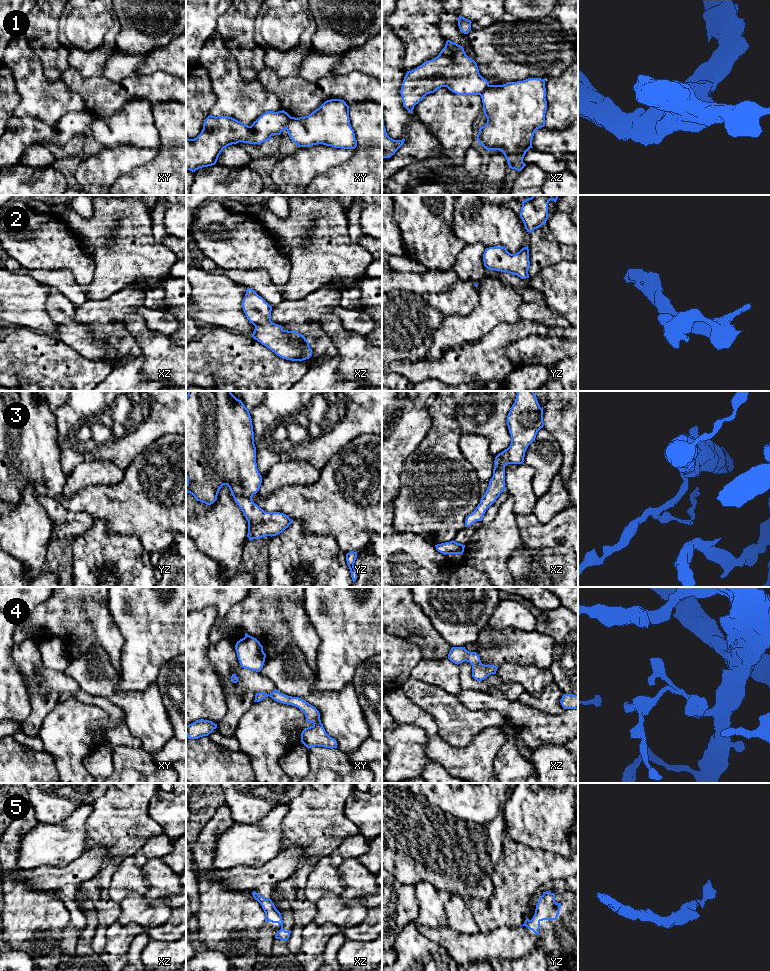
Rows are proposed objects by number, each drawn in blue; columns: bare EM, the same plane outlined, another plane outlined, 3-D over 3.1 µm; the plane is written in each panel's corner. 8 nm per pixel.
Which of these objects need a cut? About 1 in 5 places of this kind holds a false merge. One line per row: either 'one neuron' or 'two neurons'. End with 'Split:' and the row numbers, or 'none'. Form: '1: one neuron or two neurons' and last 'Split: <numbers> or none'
1: two neurons
2: one neuron
3: one neuron
4: one neuron
5: two neurons
Split: 1, 5

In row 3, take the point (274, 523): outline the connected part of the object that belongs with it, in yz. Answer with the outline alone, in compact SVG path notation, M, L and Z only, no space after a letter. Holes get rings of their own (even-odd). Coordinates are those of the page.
M188 391L188 394L186 396L186 478L187 478L186 492L192 494L197 501L200 501L207 505L213 504L217 500L218 493L222 488L222 486L227 485L231 491L231 494L235 502L243 512L246 520L248 521L247 537L249 538L250 541L253 539L260 539L266 536L271 536L271 537L276 536L282 533L293 522L293 520L291 520L289 516L287 516L284 513L265 512L252 500L253 495L259 491L262 483L262 476L260 475L257 469L257 463L256 463L256 447L254 444L252 419L249 413L249 409L246 408L243 402L237 399L231 393L231 391Z

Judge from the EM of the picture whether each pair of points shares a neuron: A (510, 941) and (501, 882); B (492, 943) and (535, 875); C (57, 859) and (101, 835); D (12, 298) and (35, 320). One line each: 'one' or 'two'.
A: two
B: two
C: two
D: one

